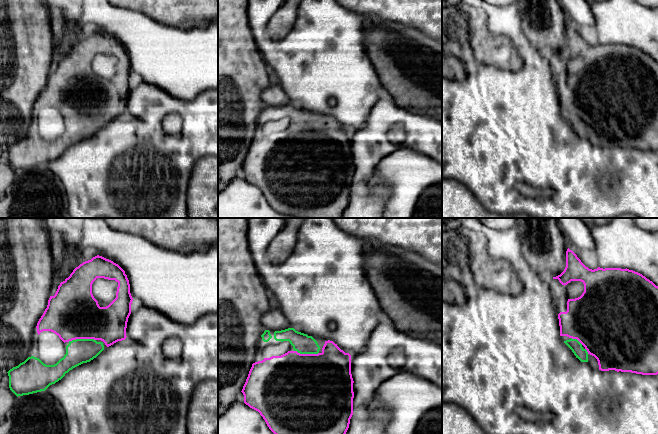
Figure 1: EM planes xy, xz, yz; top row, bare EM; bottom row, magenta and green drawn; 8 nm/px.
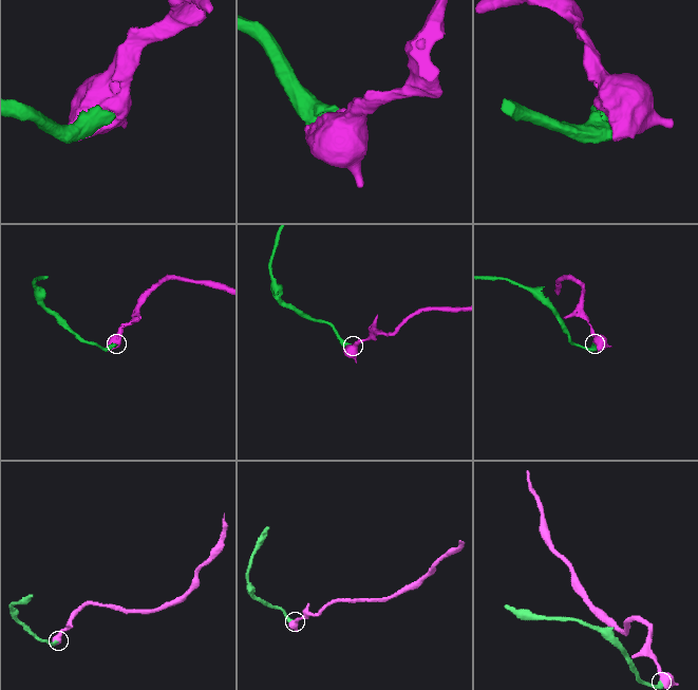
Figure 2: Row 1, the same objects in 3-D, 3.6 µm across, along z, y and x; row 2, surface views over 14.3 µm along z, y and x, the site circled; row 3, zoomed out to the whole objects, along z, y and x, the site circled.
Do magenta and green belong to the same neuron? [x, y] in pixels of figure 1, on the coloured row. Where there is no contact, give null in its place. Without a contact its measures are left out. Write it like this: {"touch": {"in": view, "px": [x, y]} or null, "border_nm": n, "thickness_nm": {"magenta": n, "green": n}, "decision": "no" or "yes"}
{"touch": {"in": "xy", "px": [81, 338]}, "border_nm": 220, "thickness_nm": {"magenta": 420, "green": 200}, "decision": "yes"}

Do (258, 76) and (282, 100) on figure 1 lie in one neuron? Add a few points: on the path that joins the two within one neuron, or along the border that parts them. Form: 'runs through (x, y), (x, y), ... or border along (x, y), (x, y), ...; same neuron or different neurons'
border along (271, 84), (261, 93), (261, 100), (265, 105); different neurons

